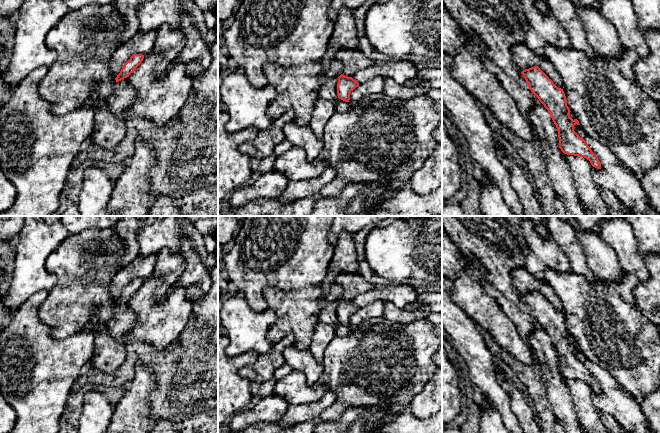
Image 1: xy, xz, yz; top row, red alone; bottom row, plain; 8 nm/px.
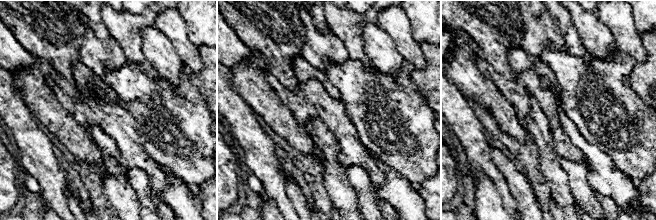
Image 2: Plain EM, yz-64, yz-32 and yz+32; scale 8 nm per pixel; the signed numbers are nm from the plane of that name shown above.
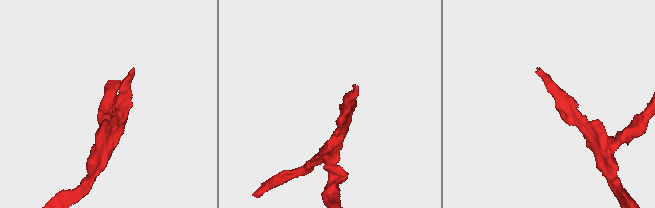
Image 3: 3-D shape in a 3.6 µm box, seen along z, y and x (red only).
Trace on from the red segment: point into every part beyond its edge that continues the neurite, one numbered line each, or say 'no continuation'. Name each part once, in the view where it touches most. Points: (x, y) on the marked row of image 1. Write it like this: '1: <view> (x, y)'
1: yz (518, 88)

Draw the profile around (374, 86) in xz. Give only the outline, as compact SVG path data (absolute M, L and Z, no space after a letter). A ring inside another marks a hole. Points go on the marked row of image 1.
M375 77L374 79L359 84L358 87L351 91L349 103L354 106L359 100L368 95L383 93L384 85L385 78L383 77Z

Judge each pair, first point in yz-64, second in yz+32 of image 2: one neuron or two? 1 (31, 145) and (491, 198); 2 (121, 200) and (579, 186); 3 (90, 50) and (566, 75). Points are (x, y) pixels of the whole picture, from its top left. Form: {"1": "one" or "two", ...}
{"1": "two", "2": "two", "3": "two"}

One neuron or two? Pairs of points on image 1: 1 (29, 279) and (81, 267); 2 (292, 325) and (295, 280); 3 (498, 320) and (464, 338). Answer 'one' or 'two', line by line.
1: two
2: two
3: two

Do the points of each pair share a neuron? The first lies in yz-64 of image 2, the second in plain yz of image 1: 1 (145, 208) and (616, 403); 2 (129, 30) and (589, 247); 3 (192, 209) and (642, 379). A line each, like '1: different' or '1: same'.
1: different
2: different
3: different

